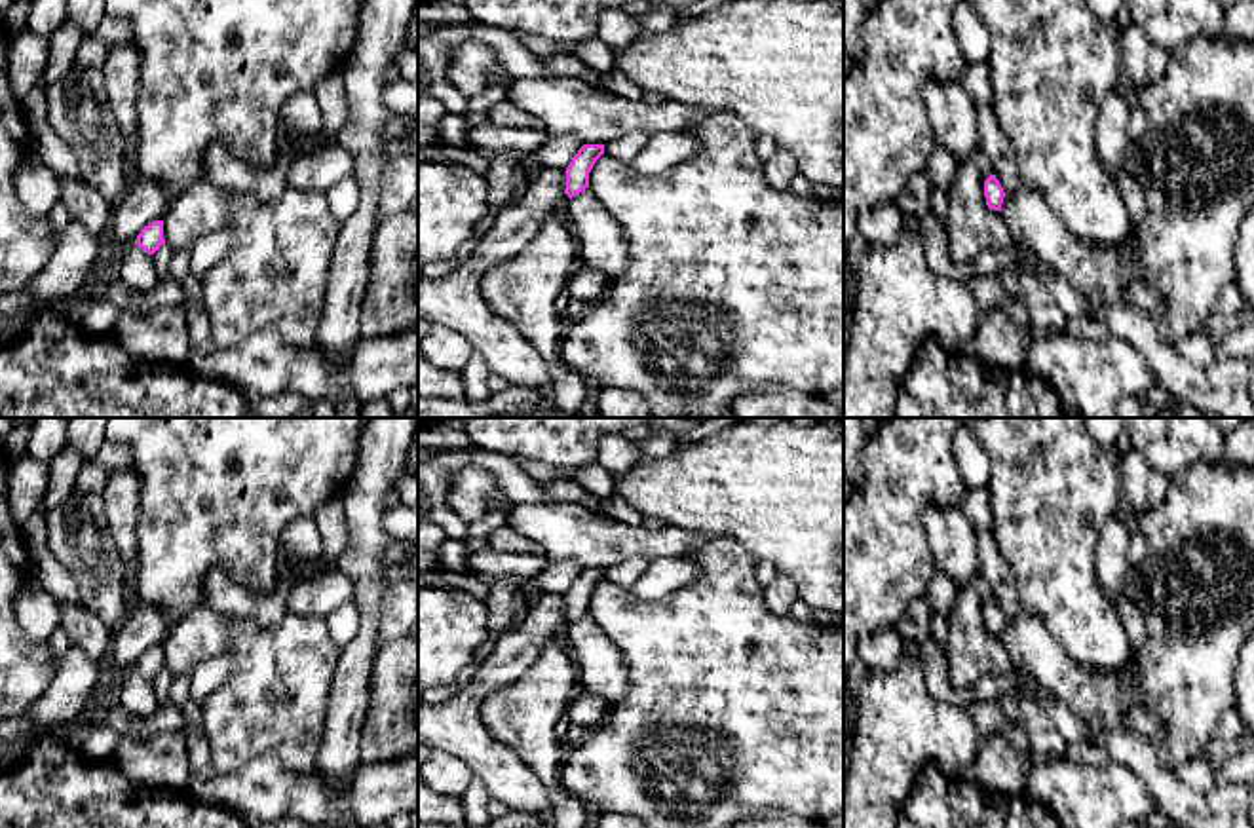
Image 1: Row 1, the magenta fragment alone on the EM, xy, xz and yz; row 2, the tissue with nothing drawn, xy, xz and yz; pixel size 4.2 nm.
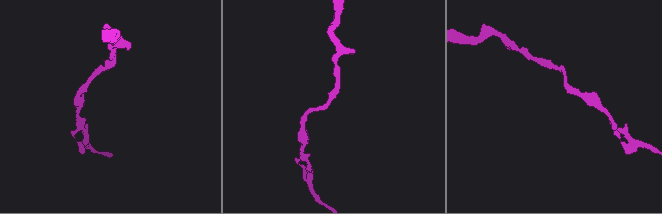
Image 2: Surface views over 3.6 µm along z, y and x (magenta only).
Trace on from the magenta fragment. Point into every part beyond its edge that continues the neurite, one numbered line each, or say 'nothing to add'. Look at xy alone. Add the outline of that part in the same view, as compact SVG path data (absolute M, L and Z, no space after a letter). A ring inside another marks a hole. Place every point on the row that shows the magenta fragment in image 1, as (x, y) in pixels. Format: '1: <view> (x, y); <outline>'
nothing to add

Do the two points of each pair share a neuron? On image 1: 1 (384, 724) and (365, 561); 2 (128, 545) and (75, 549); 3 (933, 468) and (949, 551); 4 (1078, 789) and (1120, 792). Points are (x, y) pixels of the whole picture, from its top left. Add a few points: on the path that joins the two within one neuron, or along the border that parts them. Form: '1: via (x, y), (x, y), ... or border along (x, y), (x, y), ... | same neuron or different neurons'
1: border along (377, 650), (371, 661), (369, 696) | different neurons
2: border along (105, 502), (105, 526), (132, 576) | different neurons
3: border along (956, 504), (922, 509), (930, 549) | different neurons
4: via (1087, 792), (1110, 792) | same neuron

